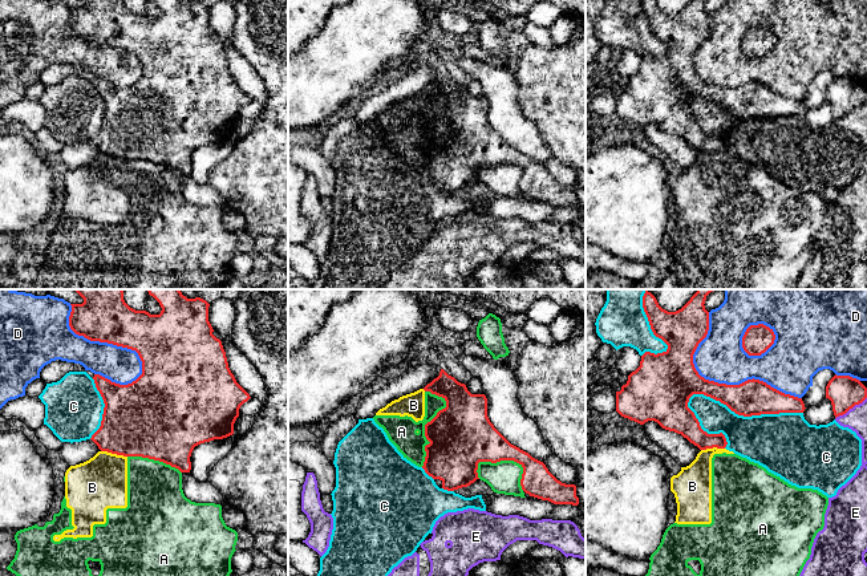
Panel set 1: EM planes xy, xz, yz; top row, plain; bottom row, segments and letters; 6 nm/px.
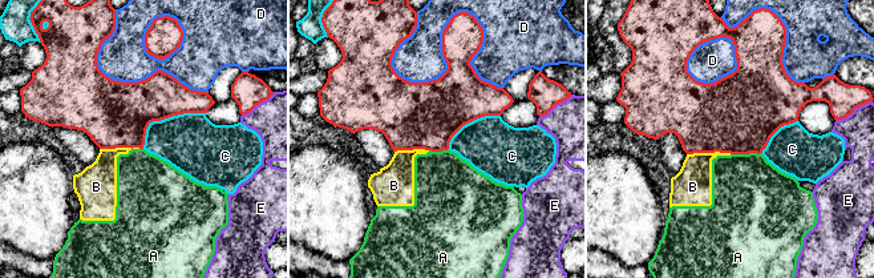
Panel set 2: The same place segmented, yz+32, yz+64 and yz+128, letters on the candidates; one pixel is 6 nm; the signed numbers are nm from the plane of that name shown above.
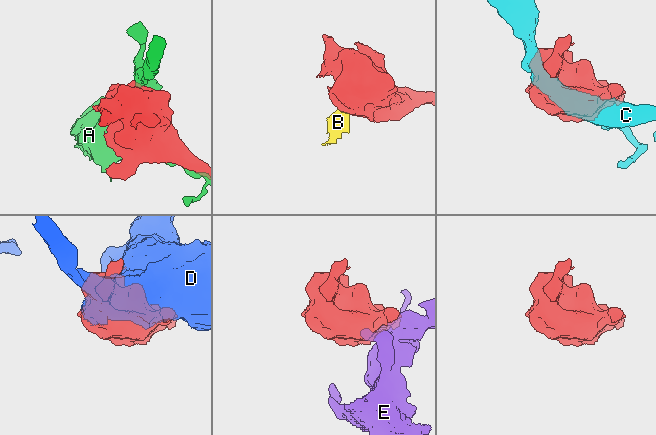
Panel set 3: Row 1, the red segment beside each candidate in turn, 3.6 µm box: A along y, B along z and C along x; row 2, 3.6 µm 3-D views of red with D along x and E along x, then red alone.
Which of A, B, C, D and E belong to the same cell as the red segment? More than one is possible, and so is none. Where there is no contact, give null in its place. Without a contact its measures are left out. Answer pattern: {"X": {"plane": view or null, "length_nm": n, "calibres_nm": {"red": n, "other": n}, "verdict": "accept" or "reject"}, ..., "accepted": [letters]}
{"A": {"plane": "xz", "length_nm": 460, "calibres_nm": {"red": 400, "other": 180}, "verdict": "reject"}, "B": {"plane": "xy", "length_nm": 170, "calibres_nm": {"red": 440, "other": 320}, "verdict": "reject"}, "C": {"plane": "yz", "length_nm": 700, "calibres_nm": {"red": 220, "other": 340}, "verdict": "reject"}, "D": {"plane": "yz", "length_nm": 750, "calibres_nm": {"red": 240, "other": 300}, "verdict": "reject"}, "E": {"plane": "yz", "length_nm": 240, "calibres_nm": {"red": 200, "other": 140}, "verdict": "reject"}, "accepted": []}

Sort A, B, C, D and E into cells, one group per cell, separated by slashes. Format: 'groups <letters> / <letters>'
groups A B / C / D / E

